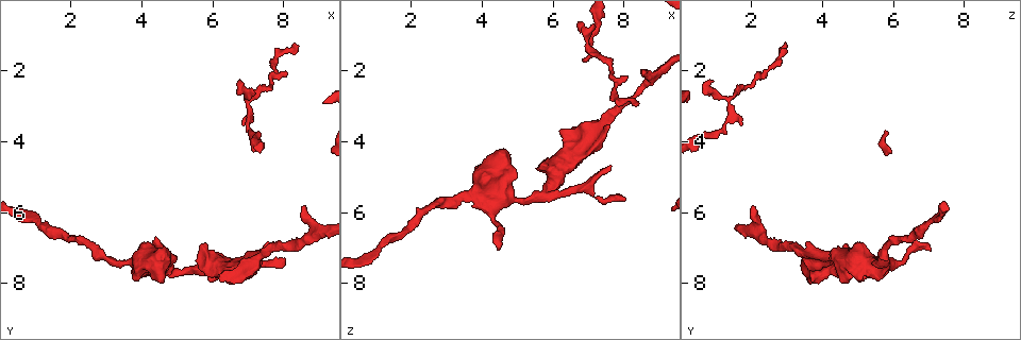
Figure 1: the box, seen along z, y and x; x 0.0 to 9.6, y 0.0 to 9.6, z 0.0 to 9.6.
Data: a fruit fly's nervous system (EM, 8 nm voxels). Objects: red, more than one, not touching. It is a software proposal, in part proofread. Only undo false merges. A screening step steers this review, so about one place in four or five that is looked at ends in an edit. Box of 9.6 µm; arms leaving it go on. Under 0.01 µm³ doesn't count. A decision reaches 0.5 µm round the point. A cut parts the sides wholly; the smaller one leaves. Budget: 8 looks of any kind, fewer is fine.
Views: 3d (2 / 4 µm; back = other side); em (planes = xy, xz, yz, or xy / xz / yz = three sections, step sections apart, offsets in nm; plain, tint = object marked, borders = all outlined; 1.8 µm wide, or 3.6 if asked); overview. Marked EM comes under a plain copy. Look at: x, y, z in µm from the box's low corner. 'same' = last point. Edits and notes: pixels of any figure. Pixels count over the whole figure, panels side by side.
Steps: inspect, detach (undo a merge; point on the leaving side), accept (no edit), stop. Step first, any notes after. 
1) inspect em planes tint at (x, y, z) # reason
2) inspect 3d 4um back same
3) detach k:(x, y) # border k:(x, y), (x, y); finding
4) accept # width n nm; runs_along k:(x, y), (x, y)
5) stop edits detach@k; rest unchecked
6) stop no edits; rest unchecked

inspect em yz step 16 tint at (7.70, 1.65, 2.70) # abrupt turn

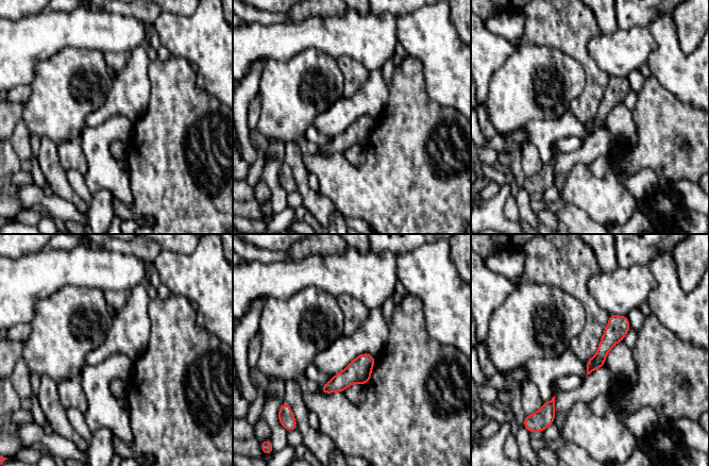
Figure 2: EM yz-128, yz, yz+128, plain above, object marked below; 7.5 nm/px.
accept # runs_along 2:(624, 318), (589, 369); continuous, no second neuron

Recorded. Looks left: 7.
inspect em planes tint at (7.05, 2.80, 1.35) # narrows sharply

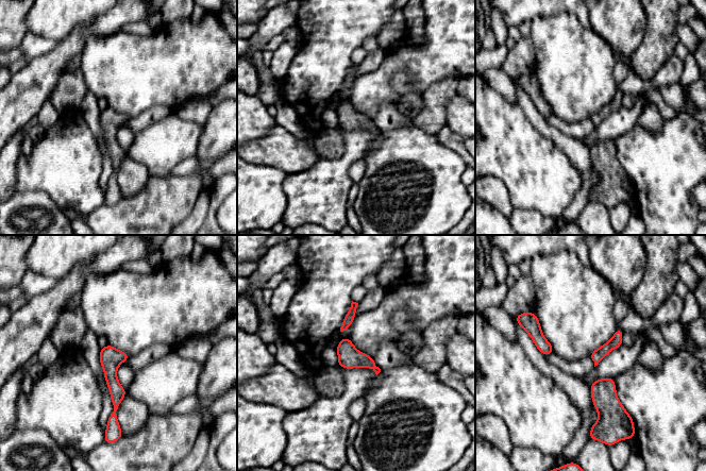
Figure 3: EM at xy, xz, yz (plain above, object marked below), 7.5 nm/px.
accept # continuous, no second neuron

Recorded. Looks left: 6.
inspect em xz step 8 tint at (5.60, 7.70, 5.60)

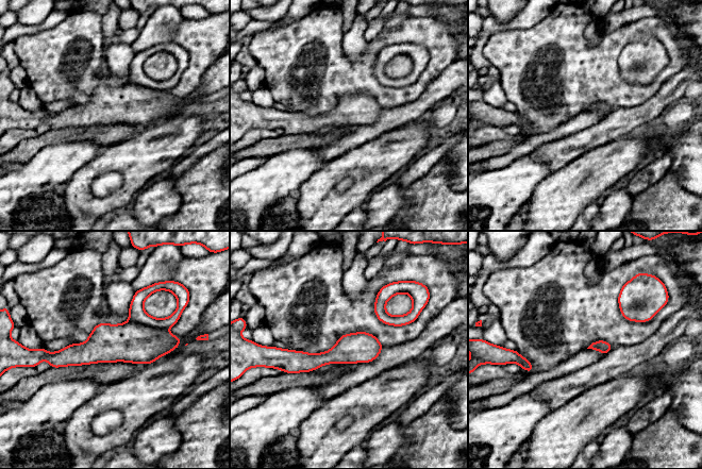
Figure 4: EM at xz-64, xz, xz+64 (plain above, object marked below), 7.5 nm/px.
detach 4:(137, 315) # width 90 nm; border 4:(130, 321), (166, 329); two neurons meet here

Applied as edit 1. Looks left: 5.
stop edits detach@4; rest unchecked

